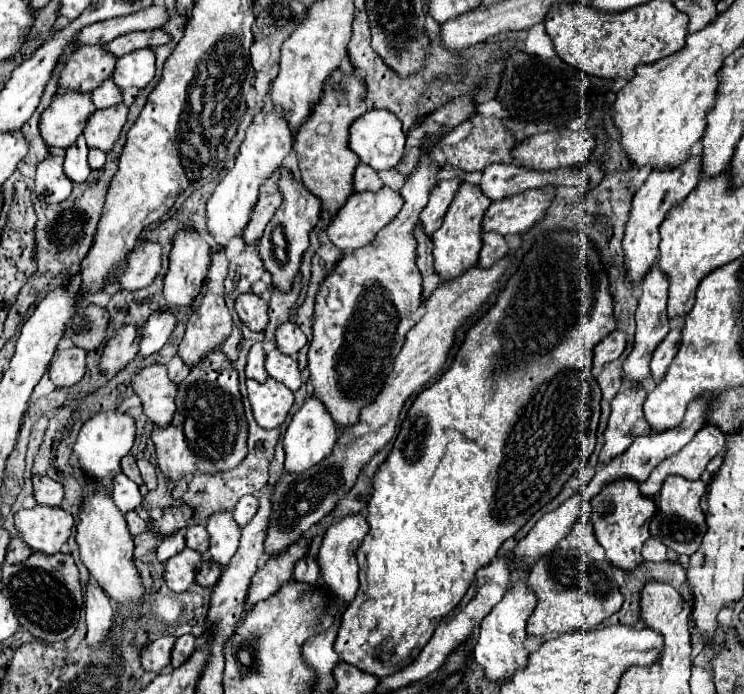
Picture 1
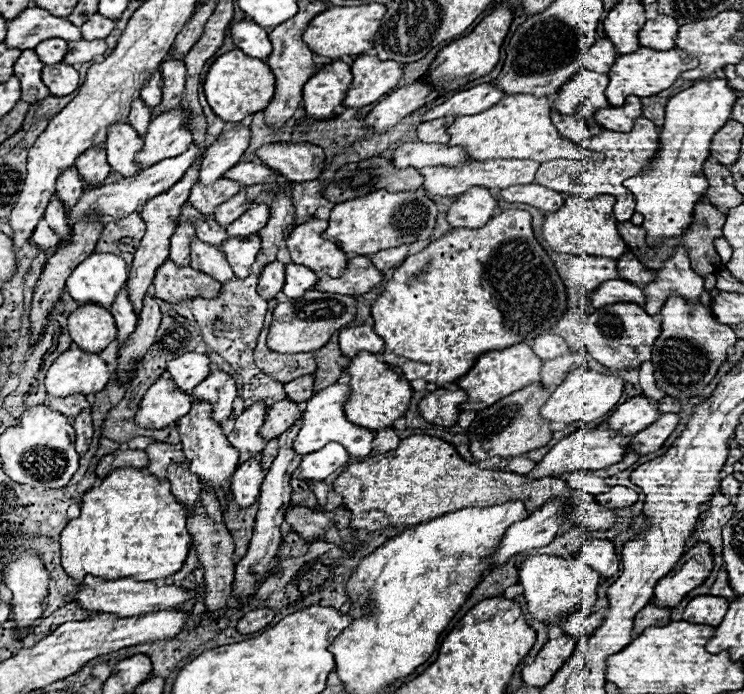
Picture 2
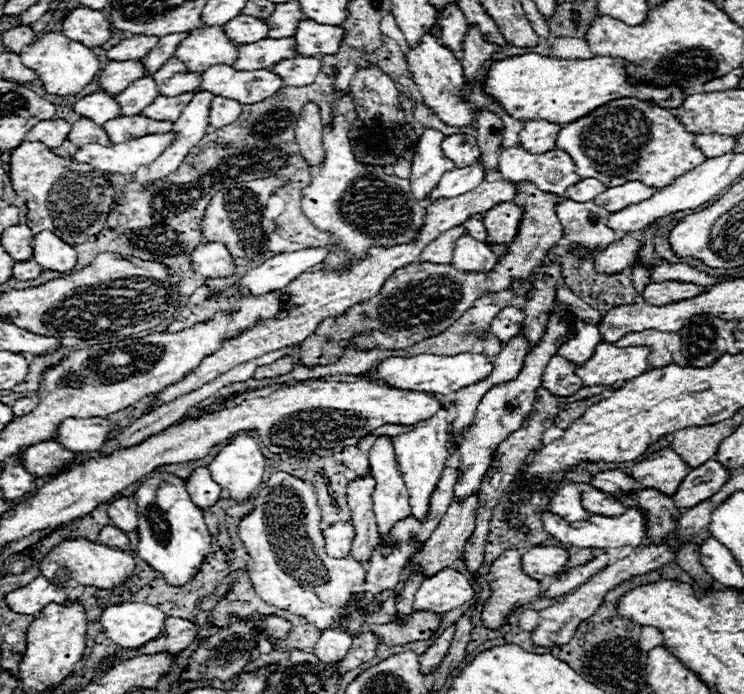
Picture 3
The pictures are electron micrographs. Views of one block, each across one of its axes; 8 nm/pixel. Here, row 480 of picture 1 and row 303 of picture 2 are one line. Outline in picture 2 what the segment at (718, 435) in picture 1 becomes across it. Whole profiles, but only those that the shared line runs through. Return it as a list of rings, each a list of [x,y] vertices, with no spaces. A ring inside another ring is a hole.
[[[678,246],[674,254],[664,262],[664,266],[656,270],[656,278],[642,288],[646,296],[644,310],[648,314],[658,314],[672,290],[692,302],[696,302],[704,290],[704,278],[690,268],[686,248],[682,246]]]

